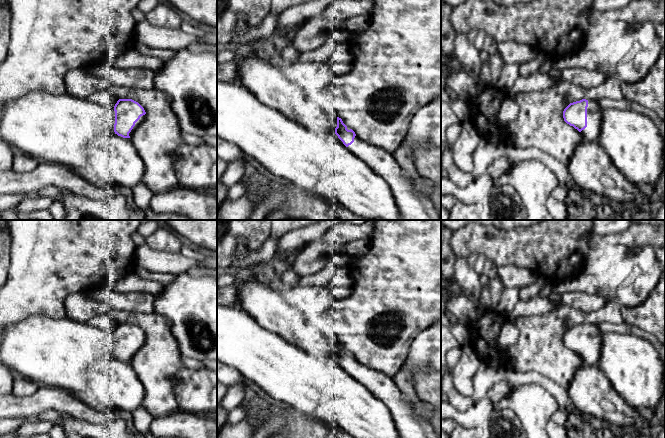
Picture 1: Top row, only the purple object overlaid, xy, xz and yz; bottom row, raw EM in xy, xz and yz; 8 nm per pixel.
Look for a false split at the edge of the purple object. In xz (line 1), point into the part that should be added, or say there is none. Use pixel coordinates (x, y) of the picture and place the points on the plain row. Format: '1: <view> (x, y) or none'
1: xz (382, 386)

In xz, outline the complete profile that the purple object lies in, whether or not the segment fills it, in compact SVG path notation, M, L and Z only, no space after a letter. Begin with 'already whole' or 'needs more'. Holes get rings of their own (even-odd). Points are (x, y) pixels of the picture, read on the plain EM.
needs more; M339 341L335 358L352 377L387 405L399 438L439 438L433 425L416 417L410 402L395 384L393 377L362 365L352 353L347 353Z

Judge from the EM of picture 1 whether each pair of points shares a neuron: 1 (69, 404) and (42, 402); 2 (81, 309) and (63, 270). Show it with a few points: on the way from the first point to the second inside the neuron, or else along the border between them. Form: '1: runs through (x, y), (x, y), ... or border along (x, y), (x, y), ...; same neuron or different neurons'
1: runs through (62, 402), (49, 402); same neuron
2: border along (82, 290), (73, 292), (66, 298), (65, 315); different neurons

